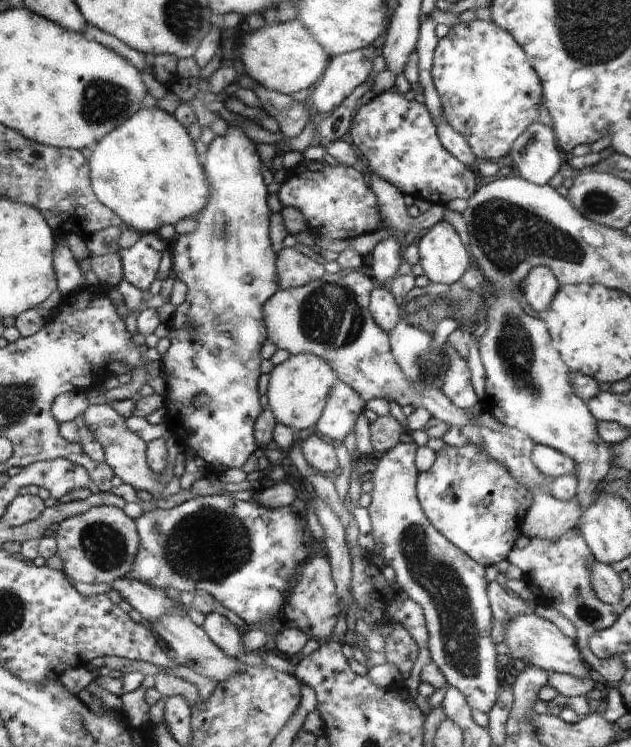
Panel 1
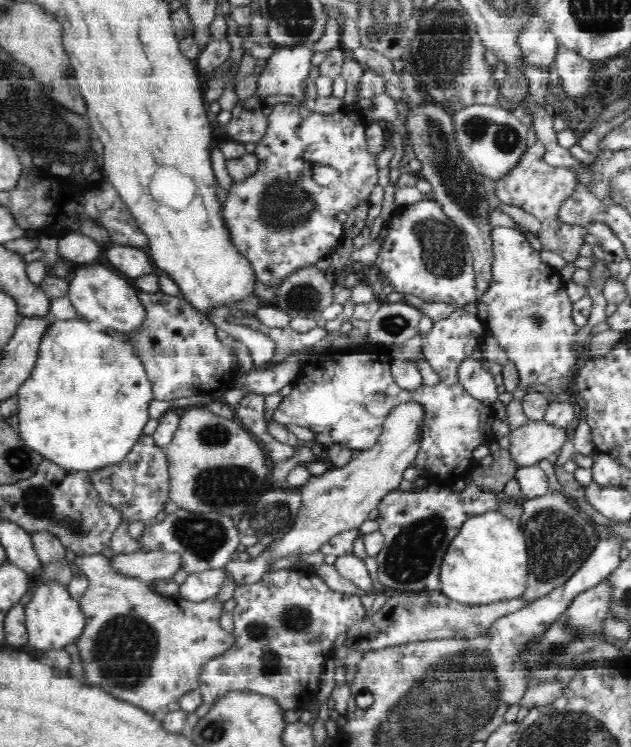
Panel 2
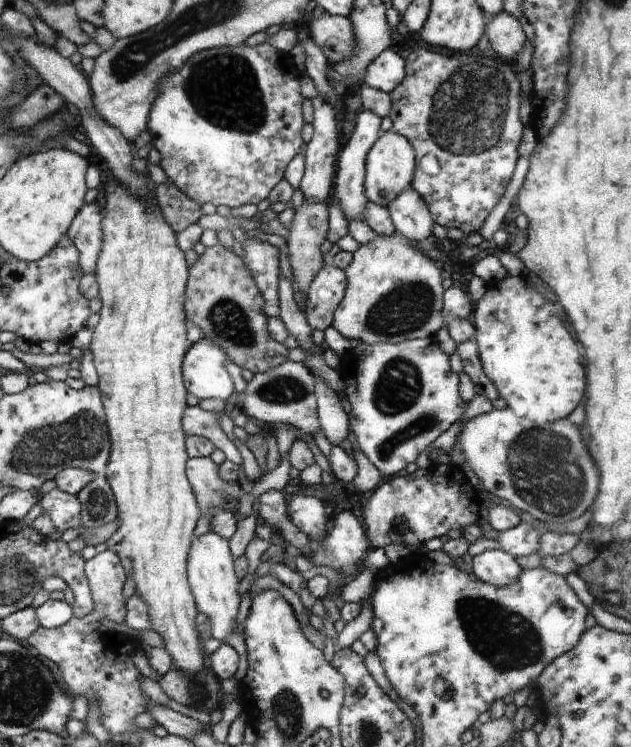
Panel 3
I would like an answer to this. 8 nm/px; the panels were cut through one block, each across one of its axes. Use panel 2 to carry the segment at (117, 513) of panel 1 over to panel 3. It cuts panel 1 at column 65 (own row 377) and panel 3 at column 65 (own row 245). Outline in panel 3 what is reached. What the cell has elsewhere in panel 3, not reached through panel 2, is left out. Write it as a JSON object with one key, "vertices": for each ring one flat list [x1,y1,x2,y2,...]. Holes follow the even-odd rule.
{"vertices":[[54,488,40,496,39,504,51,518,54,528,63,534,70,528,82,527,81,501,76,495]]}

